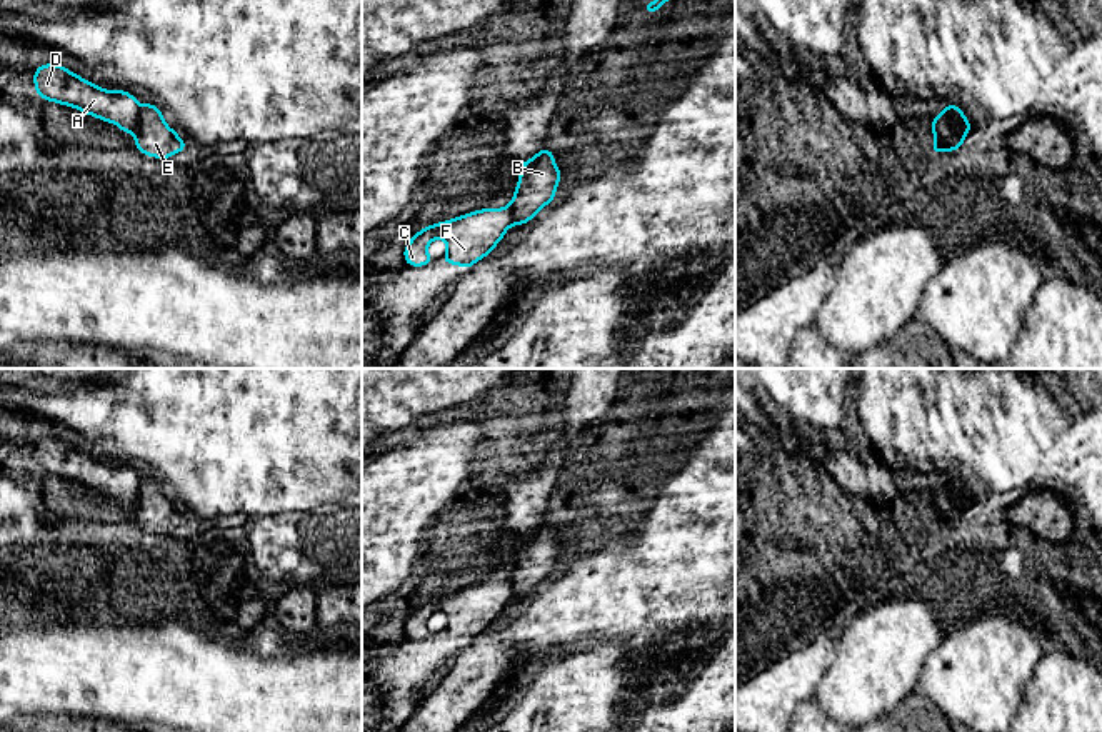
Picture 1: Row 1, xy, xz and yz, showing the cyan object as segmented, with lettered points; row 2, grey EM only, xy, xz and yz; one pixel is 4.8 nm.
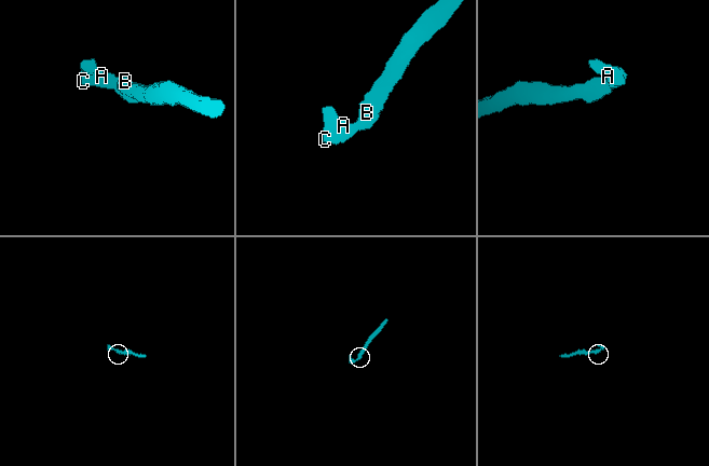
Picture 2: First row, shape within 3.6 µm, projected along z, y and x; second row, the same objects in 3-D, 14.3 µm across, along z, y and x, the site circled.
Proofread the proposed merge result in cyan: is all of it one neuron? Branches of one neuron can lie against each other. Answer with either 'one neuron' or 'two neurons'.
two neurons

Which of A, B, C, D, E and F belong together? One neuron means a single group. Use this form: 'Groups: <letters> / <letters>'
Groups: A C D F / B E

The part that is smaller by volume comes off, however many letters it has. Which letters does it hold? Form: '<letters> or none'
A, C, D, F

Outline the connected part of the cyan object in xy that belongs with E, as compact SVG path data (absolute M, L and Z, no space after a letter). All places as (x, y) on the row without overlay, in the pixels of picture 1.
M142 477L137 489L135 520L148 530L170 532L183 525L187 517L165 497L158 480Z

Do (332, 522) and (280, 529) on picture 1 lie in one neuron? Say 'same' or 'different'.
same

